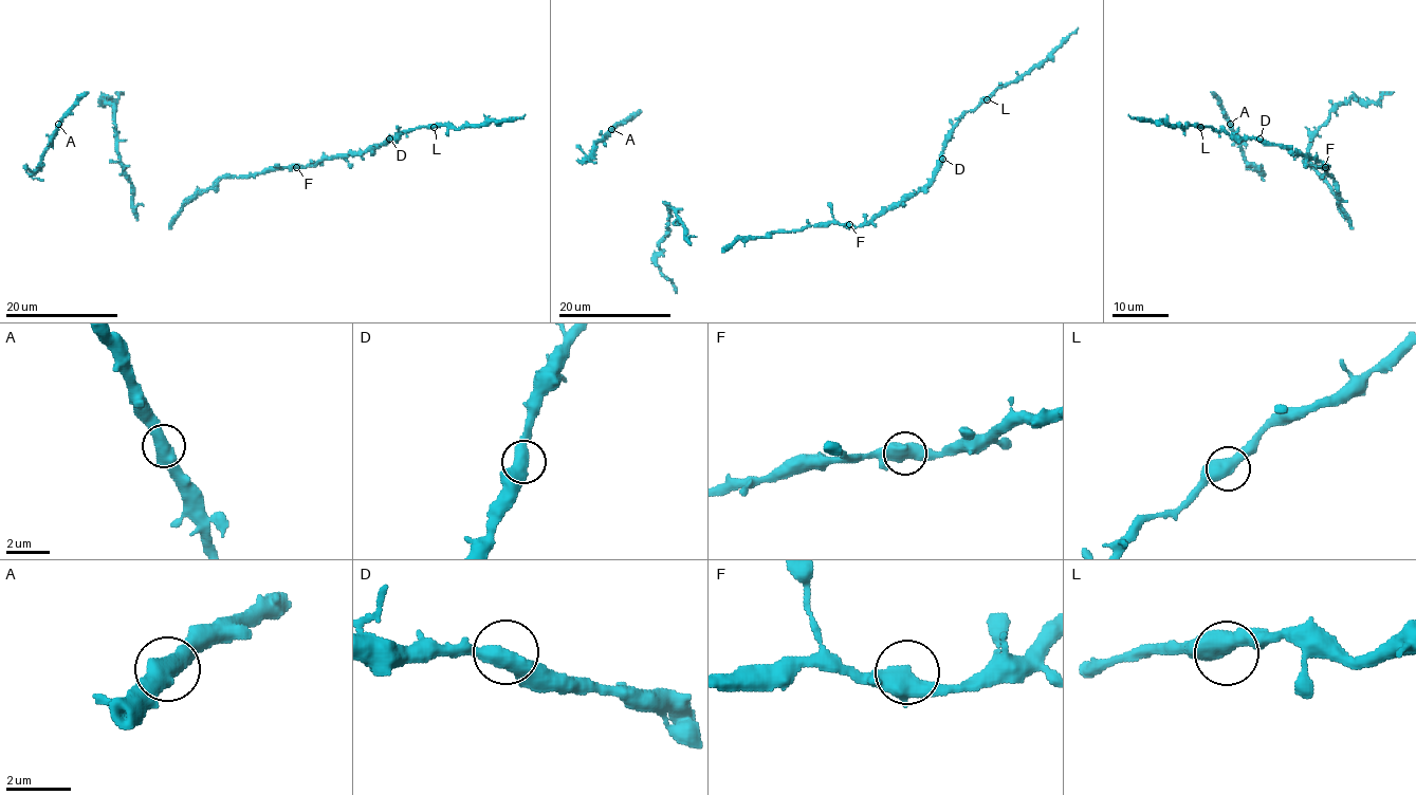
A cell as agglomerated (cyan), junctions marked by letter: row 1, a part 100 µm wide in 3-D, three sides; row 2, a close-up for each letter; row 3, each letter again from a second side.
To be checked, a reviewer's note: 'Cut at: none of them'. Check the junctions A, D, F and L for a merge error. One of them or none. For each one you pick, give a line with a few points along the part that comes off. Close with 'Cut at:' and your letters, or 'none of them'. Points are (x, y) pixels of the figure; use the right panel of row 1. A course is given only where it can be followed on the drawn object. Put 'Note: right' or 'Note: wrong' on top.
Note: right
Cut at: none of them

